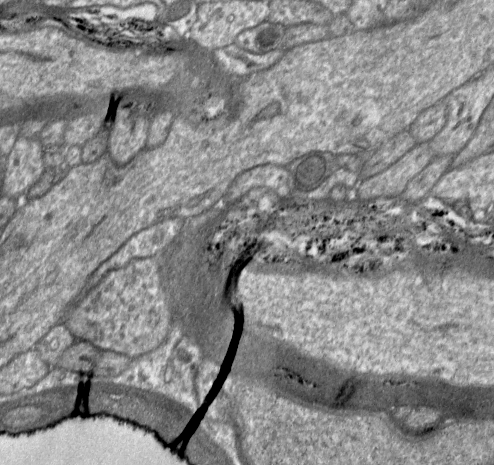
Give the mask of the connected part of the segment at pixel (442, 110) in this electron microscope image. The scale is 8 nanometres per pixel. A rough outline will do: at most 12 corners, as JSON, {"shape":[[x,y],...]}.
{"shape":[[440,101],[425,109],[410,126],[417,144],[442,130],[447,106]]}

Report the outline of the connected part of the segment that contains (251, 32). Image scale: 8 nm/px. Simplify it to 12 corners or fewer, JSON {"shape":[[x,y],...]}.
{"shape":[[266,20],[235,43],[253,53],[283,46],[285,26]]}

